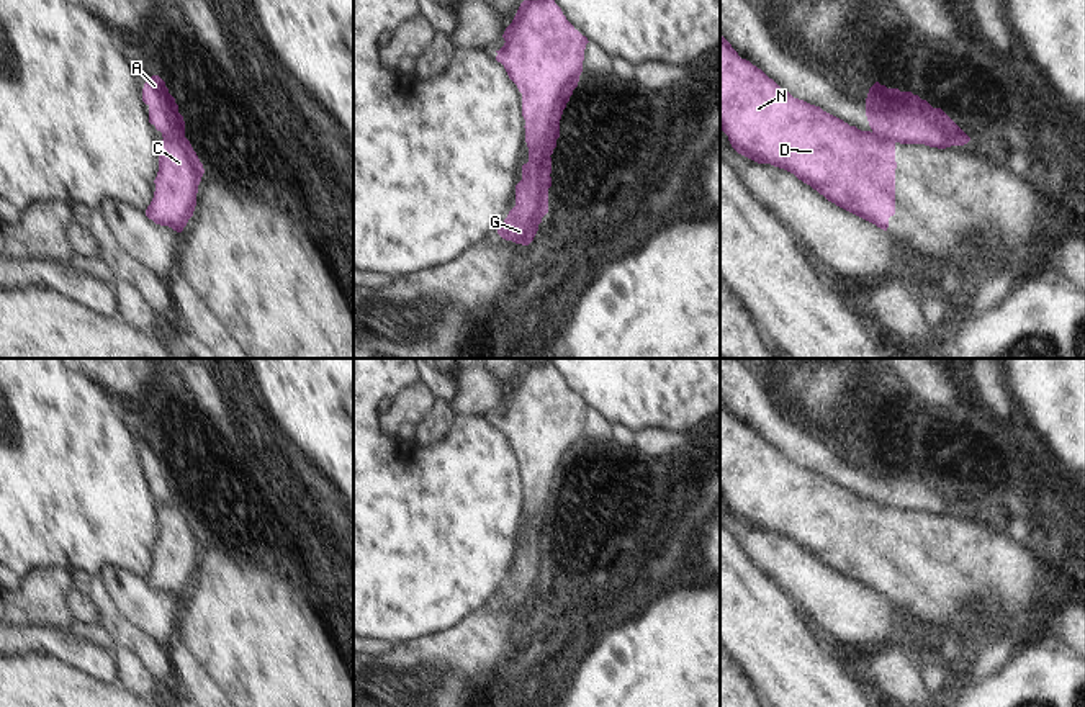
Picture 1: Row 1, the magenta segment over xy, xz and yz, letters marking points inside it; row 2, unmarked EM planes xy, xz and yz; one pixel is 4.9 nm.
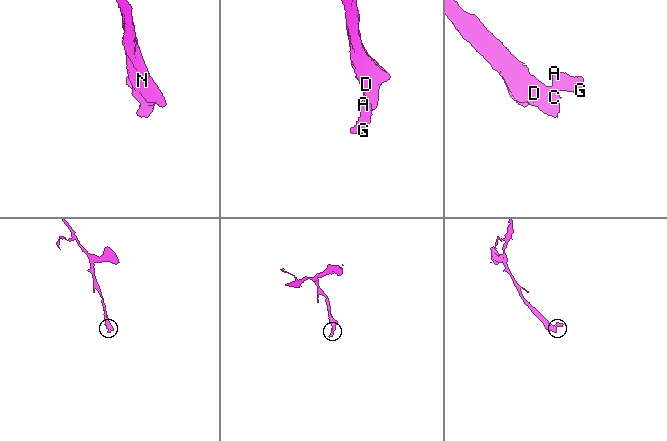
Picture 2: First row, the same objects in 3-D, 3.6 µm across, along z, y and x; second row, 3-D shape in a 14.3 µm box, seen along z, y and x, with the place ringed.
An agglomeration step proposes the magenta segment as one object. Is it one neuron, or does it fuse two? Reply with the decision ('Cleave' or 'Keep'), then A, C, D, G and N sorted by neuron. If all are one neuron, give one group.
Cleave. Groups: A G / C D N.

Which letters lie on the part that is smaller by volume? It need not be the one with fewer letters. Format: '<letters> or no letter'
A, G

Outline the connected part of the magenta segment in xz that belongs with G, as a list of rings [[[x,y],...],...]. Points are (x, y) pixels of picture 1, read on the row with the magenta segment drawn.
[[[542,157],[522,165],[522,180],[515,185],[515,206],[509,211],[497,234],[515,244],[529,245],[542,218],[548,213],[552,159]]]

